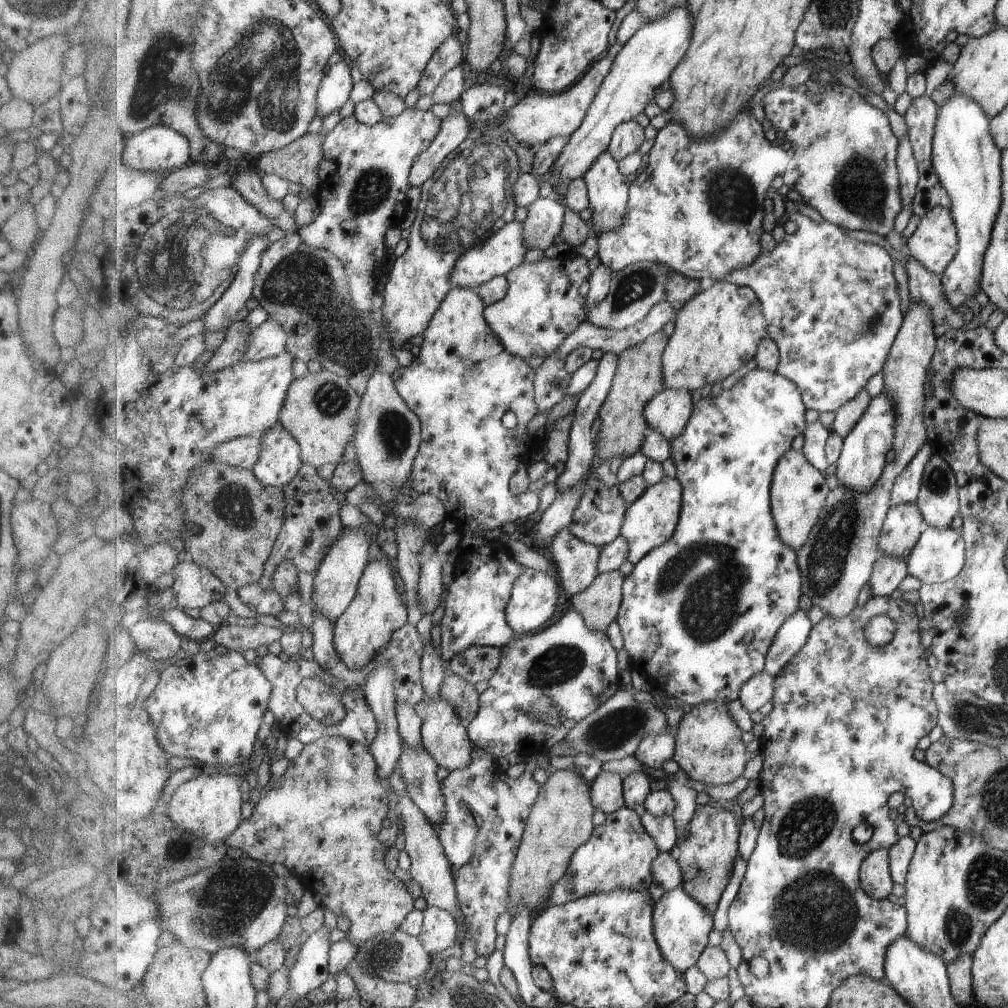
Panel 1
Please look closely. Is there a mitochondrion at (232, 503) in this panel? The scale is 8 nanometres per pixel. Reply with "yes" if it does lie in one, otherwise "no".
yes

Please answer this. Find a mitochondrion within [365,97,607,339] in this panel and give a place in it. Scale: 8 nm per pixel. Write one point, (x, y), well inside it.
(474, 195)

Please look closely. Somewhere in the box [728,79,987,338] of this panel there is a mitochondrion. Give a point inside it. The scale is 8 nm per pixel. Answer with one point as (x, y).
(859, 186)

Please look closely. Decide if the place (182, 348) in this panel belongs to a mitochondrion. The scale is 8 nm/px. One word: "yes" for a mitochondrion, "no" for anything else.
no

